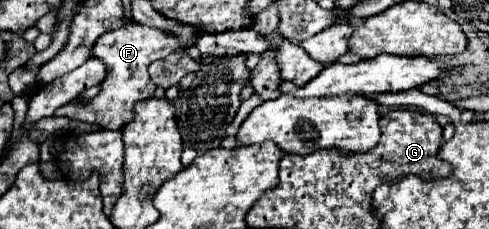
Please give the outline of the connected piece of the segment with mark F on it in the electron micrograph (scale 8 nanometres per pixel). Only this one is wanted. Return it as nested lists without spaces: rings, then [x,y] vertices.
[[[134,23],[134,27],[122,27],[118,31],[108,31],[94,45],[94,57],[102,59],[108,65],[108,79],[102,81],[100,93],[84,107],[68,103],[68,105],[62,105],[54,115],[78,119],[78,121],[86,121],[86,123],[96,123],[104,129],[122,129],[126,125],[126,121],[132,117],[134,103],[154,95],[156,85],[152,83],[152,79],[148,75],[148,65],[152,61],[158,61],[174,51],[182,51],[182,49],[184,49],[184,45],[172,33],[162,31],[158,27]]]

